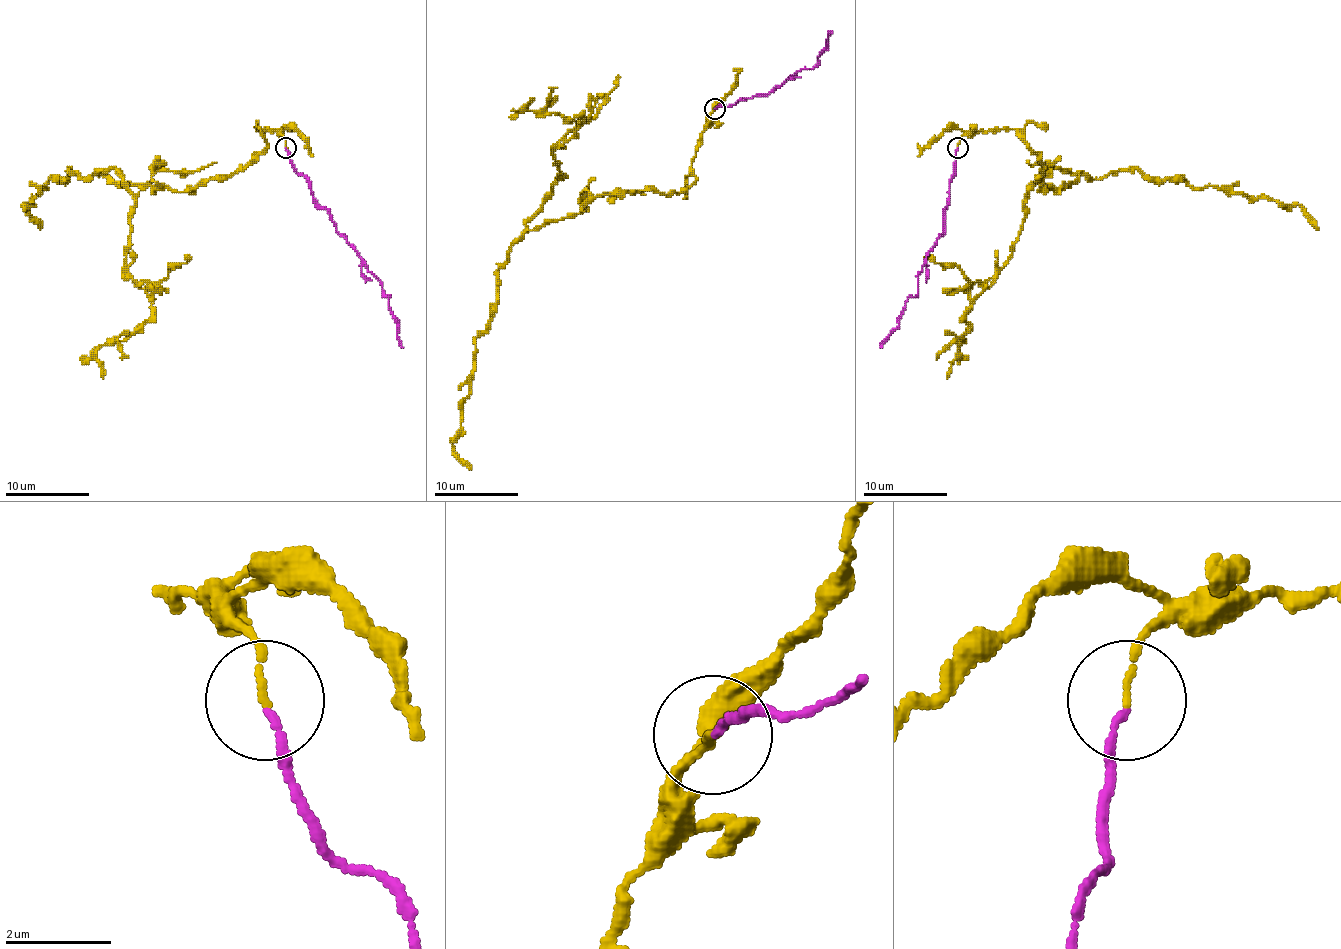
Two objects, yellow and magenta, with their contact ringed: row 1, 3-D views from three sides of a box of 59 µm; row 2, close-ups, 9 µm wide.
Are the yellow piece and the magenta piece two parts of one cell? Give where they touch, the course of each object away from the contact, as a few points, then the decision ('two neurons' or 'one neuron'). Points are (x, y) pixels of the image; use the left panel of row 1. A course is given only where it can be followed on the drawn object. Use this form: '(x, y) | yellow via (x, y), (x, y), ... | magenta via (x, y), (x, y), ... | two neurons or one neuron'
(286, 147) | yellow via (285, 148), (262, 129), (183, 192), (97, 173), (134, 200), (124, 267), (151, 301), (103, 379) | magenta via (285, 148), (292, 167), (309, 183), (313, 198), (327, 211), (338, 232), (388, 297), (397, 339), (403, 347) | two neurons

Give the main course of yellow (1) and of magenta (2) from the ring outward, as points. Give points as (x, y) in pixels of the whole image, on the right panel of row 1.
1: (957, 148), (1012, 129), (1043, 192), (1077, 177), (1050, 169), (1029, 192), (947, 379)
2: (957, 148), (945, 232), (922, 265), (918, 293), (905, 303), (899, 326), (880, 347)

